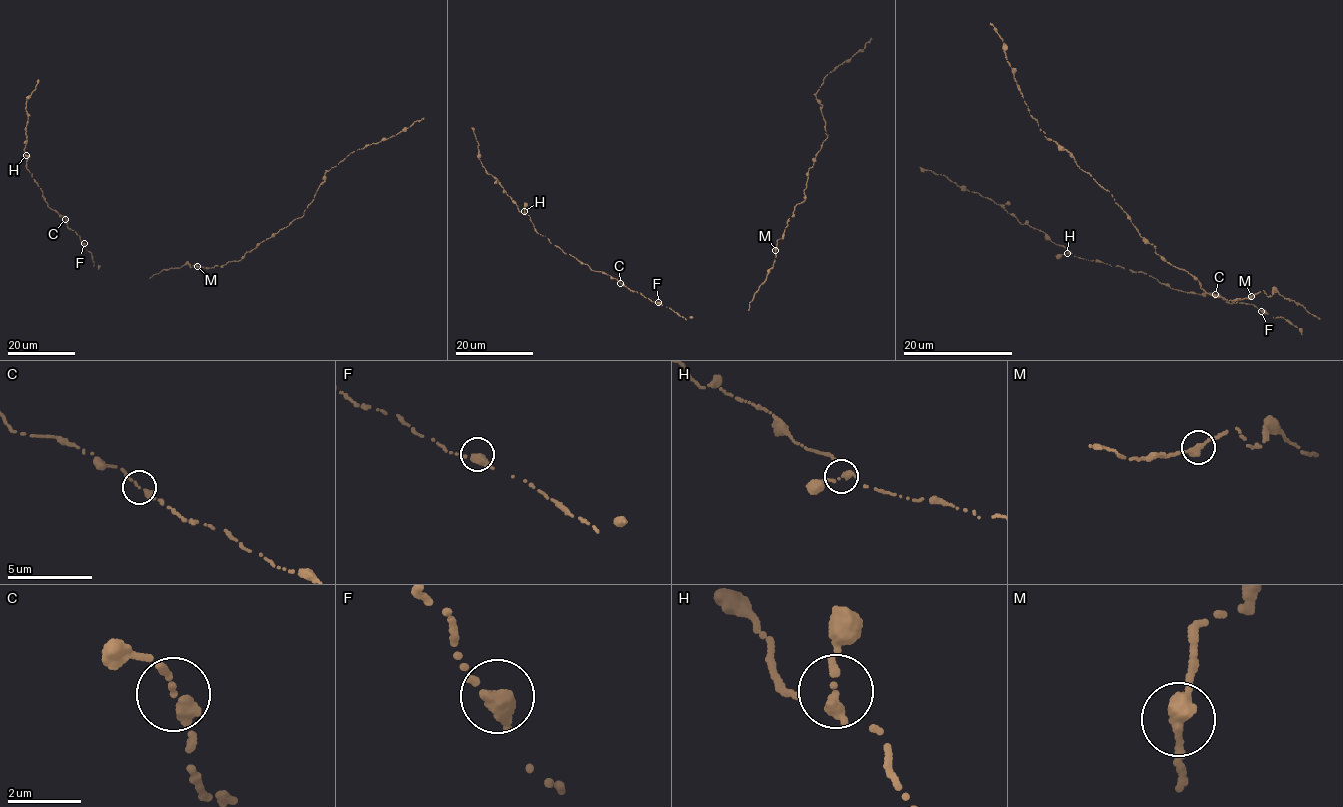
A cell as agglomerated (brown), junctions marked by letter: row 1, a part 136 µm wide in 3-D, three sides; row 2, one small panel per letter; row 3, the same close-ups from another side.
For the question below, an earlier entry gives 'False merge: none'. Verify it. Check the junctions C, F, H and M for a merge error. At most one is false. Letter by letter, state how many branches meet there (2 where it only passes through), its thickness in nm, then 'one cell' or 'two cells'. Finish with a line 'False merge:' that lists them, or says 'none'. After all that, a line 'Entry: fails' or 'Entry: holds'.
C: 2 | 240 nm | one cell
F: 2 | 360 nm | one cell
H: 2 | 240 nm | one cell
M: 2 | 320 nm | one cell
False merge: none
Entry: holds

